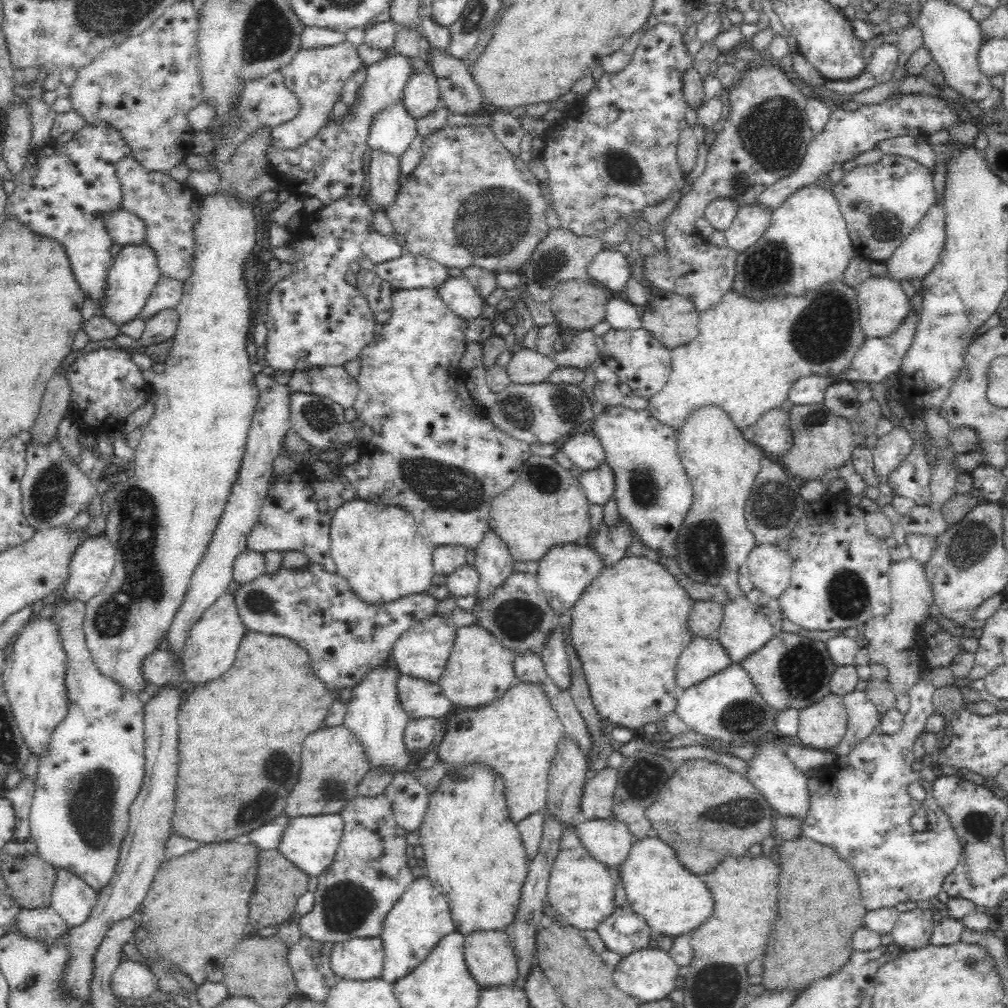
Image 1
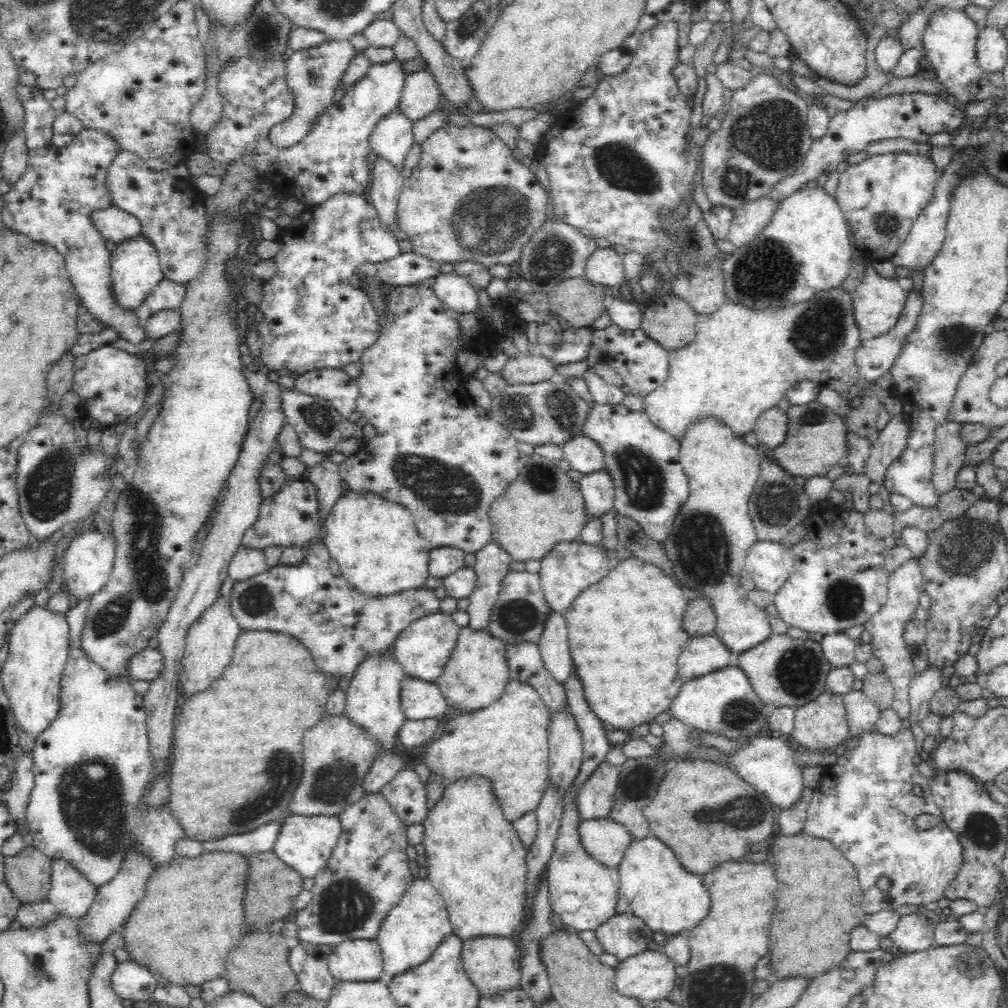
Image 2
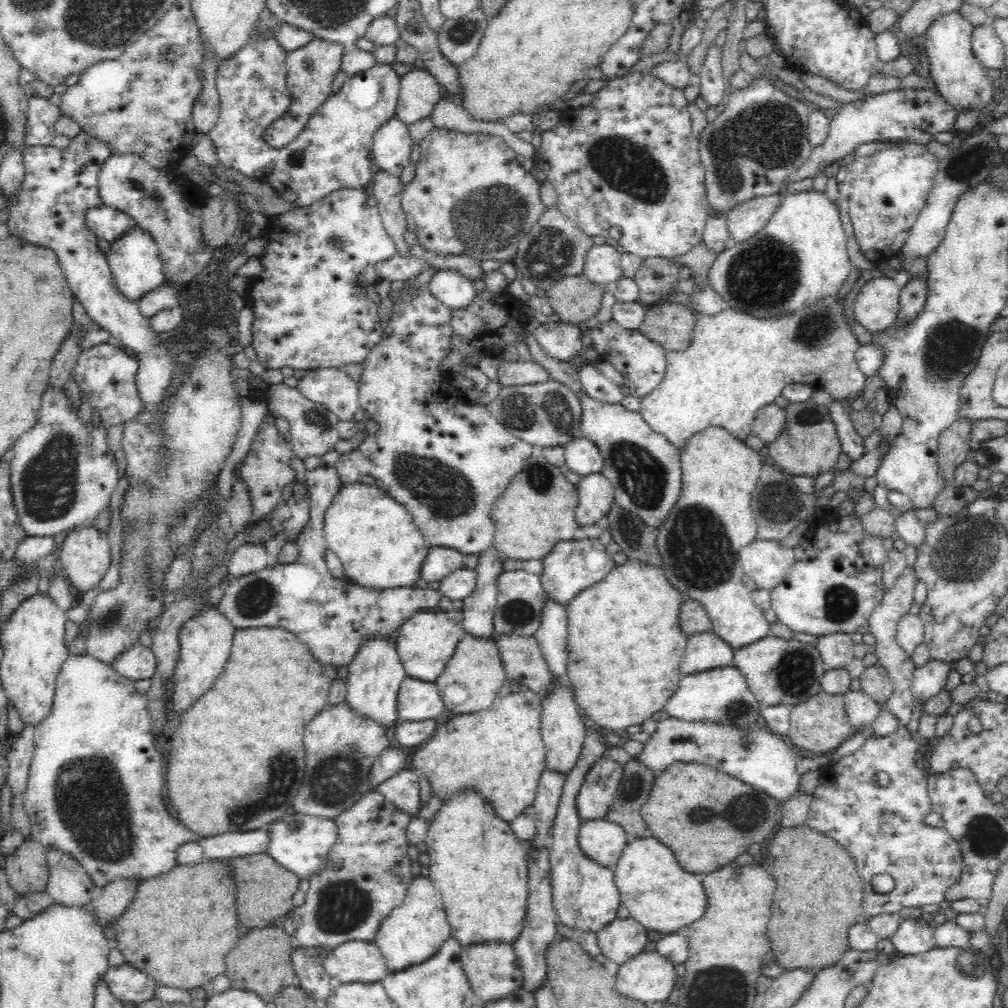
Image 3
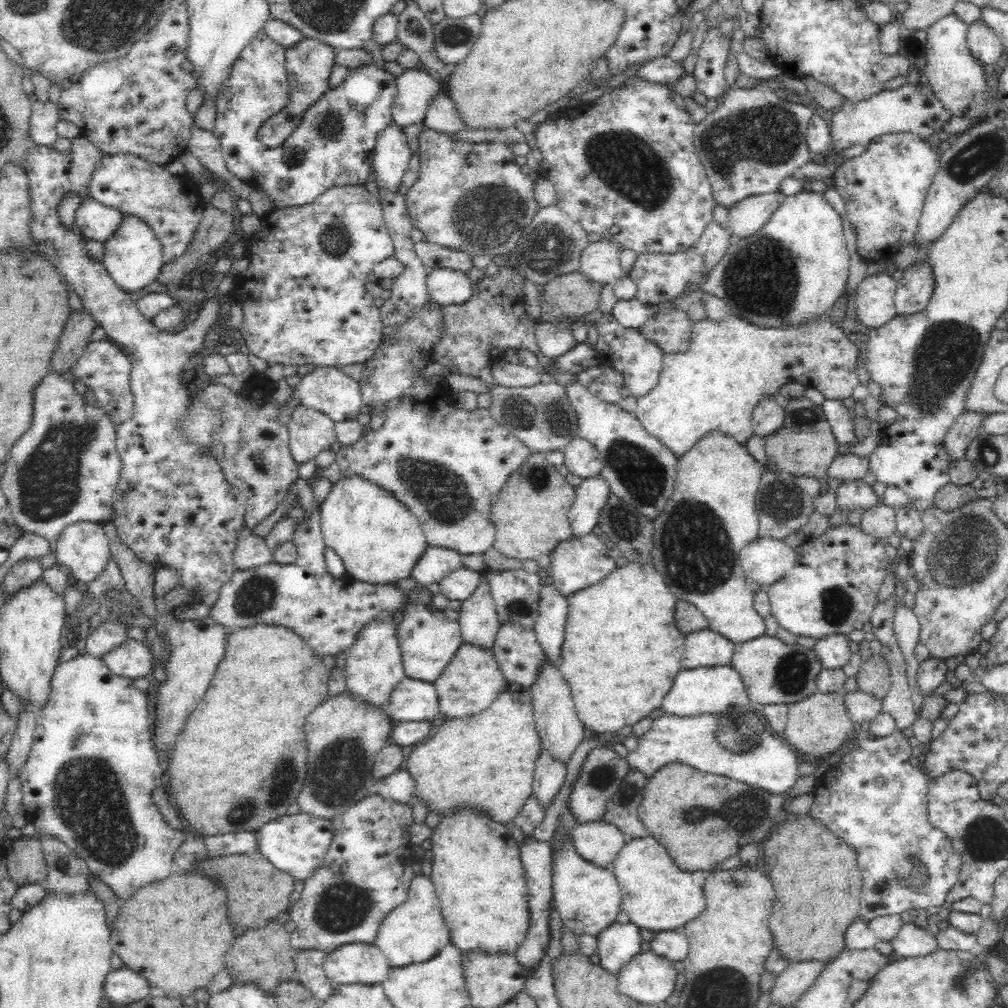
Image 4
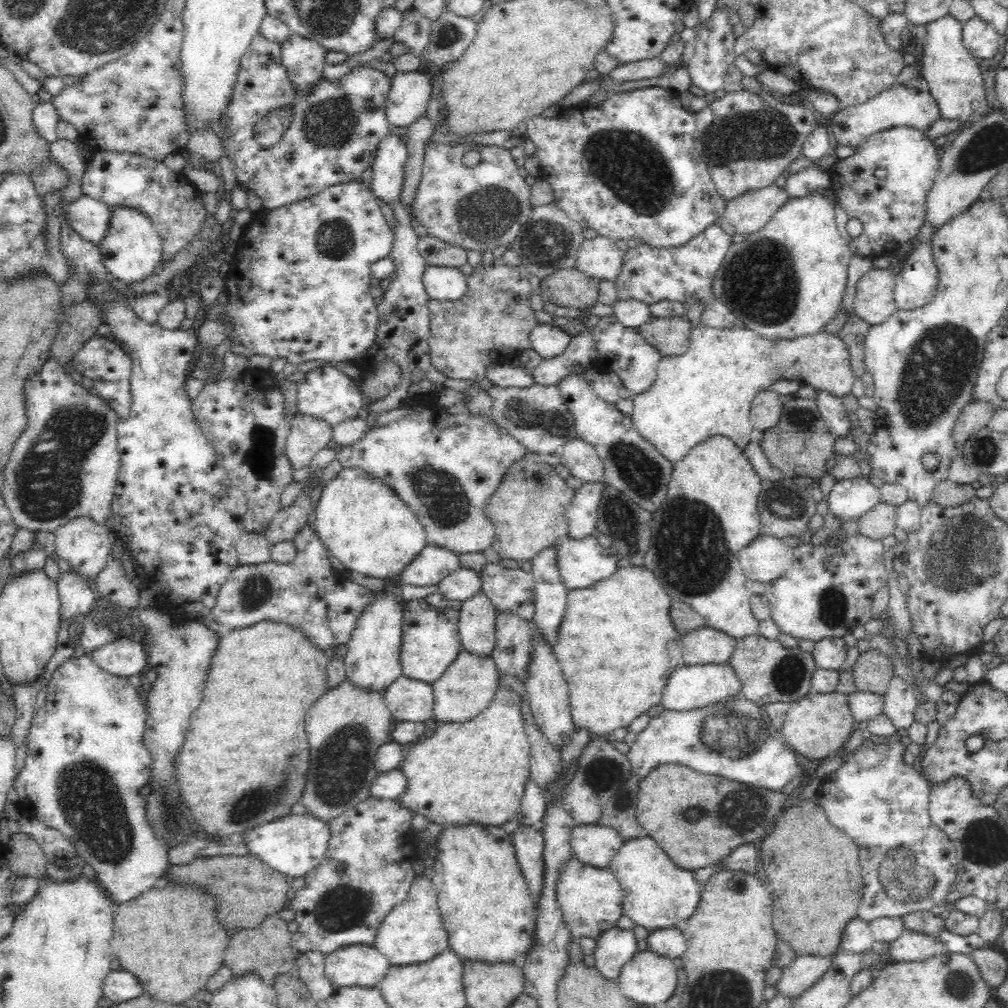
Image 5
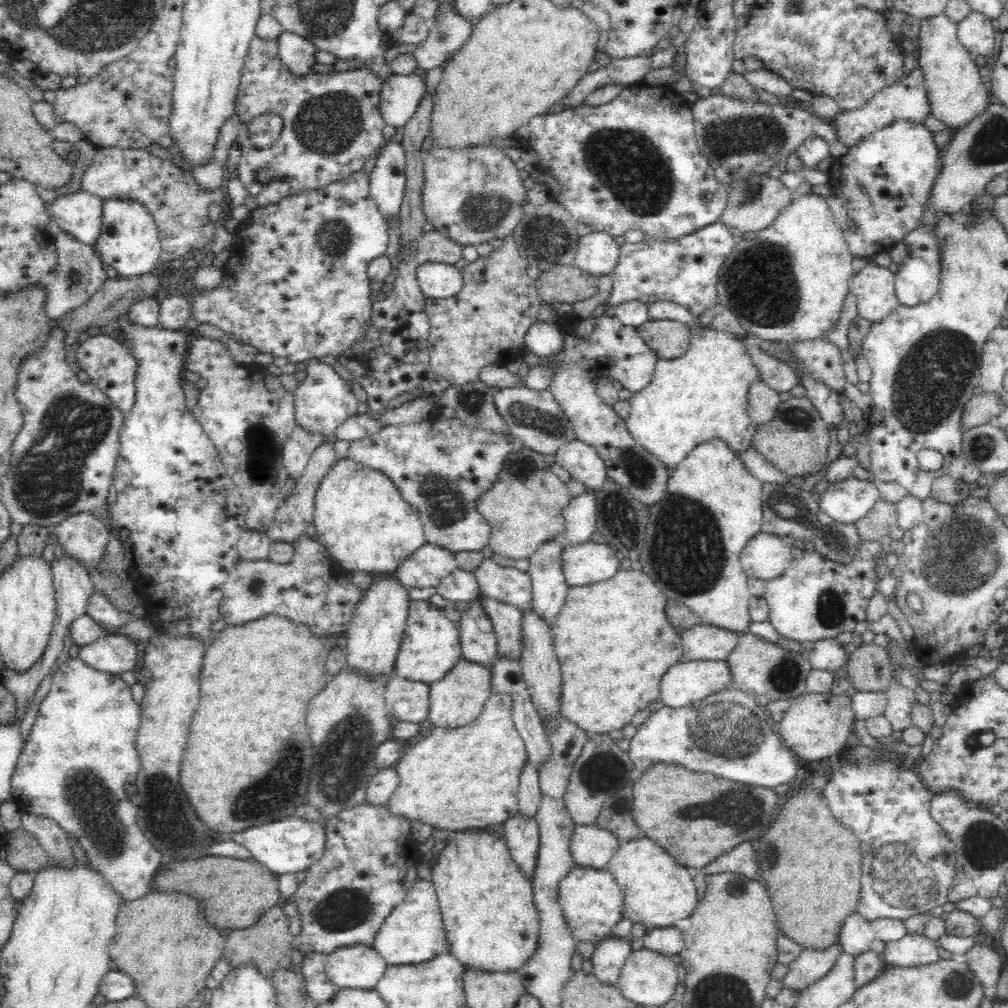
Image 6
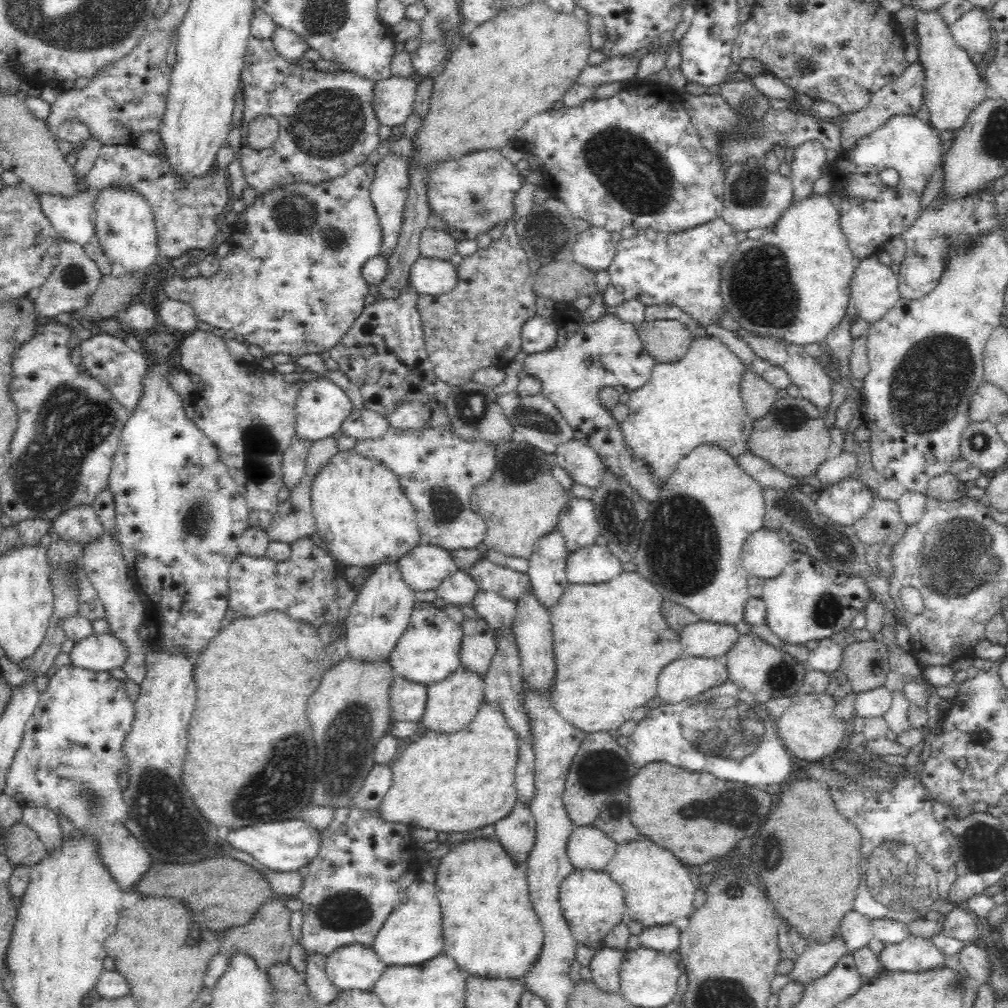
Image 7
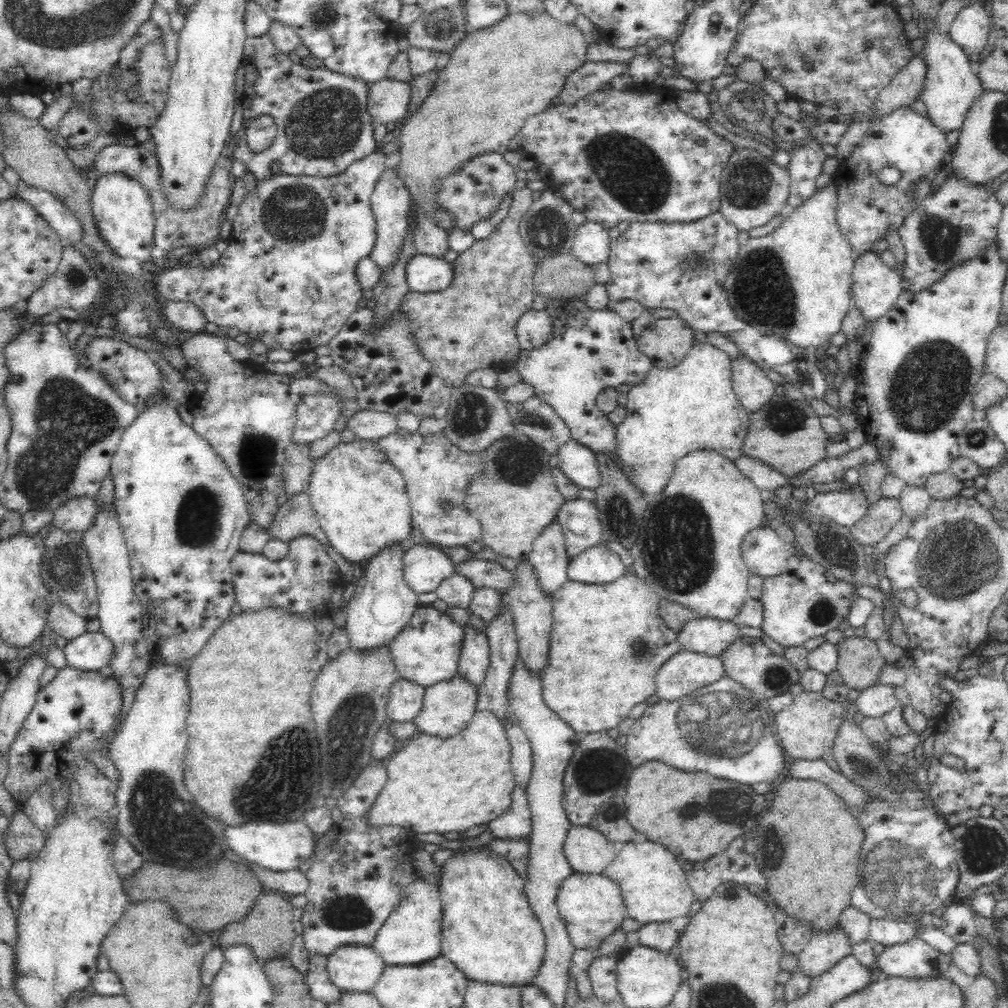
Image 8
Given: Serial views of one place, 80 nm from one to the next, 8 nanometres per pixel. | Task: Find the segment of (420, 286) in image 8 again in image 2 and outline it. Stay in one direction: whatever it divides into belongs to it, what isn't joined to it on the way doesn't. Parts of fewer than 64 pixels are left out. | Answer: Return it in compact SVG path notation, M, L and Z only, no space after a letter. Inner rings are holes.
M454 272L440 273L431 286L434 294L457 313L474 312L478 308L478 294L470 281Z

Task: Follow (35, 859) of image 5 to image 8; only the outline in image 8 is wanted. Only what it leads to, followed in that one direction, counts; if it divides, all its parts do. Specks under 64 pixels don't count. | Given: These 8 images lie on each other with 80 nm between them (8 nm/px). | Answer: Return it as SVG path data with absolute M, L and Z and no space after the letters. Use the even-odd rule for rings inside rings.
M18 808L9 818L4 840L13 859L27 858L32 861L42 850L45 833L32 822L22 808Z

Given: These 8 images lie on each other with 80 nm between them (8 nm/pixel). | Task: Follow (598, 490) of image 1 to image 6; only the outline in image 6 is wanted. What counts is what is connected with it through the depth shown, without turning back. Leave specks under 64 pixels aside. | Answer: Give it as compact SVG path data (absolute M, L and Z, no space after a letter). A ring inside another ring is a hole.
M593 489L572 497L566 508L562 510L563 534L569 545L580 545L590 542L597 531L597 502Z

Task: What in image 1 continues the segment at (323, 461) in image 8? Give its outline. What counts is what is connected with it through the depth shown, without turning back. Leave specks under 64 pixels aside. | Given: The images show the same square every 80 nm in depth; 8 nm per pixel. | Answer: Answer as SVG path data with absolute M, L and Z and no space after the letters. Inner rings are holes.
M356 497L336 508L330 520L330 555L337 566L337 573L348 581L353 593L364 602L384 604L408 594L425 592L432 582L432 554L435 546L417 530L415 518L400 506L370 502Z

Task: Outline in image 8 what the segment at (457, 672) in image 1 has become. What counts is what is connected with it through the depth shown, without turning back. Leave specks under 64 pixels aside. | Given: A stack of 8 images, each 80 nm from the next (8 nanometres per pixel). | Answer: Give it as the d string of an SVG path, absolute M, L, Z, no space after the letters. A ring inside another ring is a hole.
M456 675L444 682L425 687L425 694L418 714L413 718L417 734L428 734L431 737L452 738L461 733L473 717L479 691L474 689L464 677Z

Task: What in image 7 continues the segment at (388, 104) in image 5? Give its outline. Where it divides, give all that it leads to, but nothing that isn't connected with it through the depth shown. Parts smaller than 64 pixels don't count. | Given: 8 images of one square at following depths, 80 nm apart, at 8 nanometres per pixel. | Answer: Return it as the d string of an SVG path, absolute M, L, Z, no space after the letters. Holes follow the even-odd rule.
M395 77L385 78L384 80L374 81L374 88L372 88L372 108L374 114L378 119L380 125L396 126L396 124L402 127L404 120L406 120L408 114L412 110L412 104L414 102L414 94L416 94L416 78L413 77Z

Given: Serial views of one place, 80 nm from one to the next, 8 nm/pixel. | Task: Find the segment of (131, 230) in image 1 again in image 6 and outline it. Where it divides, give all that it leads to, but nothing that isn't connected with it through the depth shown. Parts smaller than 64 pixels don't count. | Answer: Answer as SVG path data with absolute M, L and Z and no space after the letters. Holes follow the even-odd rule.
M81 189L54 198L46 207L46 212L57 231L64 231L87 245L95 244L98 240L102 216L100 197Z

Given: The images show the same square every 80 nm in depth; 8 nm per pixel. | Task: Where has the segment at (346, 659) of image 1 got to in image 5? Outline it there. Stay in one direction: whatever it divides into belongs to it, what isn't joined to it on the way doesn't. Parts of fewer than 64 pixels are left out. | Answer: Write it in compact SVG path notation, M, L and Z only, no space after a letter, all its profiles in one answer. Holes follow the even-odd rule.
M310 527L302 528L292 541L296 547L296 556L292 562L278 564L270 560L262 564L236 566L219 590L210 620L231 628L244 628L262 620L285 622L290 626L301 628L309 641L321 651L325 651L330 646L347 643L354 630L356 618L370 604L374 592L349 581L347 573L334 570L328 559L331 556L330 551L322 544L317 532L313 532Z

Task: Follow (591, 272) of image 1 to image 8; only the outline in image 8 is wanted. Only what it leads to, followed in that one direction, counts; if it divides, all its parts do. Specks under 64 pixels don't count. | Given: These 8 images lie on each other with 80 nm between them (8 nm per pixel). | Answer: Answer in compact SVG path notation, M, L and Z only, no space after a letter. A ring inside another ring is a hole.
M586 220L576 226L571 253L586 264L593 266L608 260L610 252L610 237L608 229L599 222Z

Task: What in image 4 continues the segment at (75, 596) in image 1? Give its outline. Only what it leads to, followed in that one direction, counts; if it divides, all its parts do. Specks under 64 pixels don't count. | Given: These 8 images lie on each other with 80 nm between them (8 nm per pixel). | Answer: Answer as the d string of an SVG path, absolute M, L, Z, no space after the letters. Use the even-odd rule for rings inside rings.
M74 522L74 524L66 526L58 536L55 547L57 561L73 580L85 586L100 576L100 573L106 568L108 560L111 559L109 541L102 524Z

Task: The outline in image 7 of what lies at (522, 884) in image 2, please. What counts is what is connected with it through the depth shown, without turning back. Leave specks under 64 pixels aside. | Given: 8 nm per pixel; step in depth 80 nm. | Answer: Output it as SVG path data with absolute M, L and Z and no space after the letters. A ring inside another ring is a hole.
M478 835L473 840L453 845L451 850L440 859L438 875L436 876L435 892L441 905L442 928L444 936L444 954L456 960L458 966L470 975L484 978L502 978L522 980L523 976L534 966L537 956L542 953L544 946L544 932L541 922L538 920L529 896L527 886L527 870L520 867L506 852L502 843L498 840L486 839L484 835Z

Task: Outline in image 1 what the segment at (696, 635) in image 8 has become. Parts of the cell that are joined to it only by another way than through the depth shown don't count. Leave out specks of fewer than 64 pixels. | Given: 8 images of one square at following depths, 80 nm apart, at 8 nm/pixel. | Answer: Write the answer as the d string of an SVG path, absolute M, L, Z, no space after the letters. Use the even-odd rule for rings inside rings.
M716 636L693 637L692 642L686 646L684 652L680 654L680 658L677 660L677 686L680 689L690 688L690 685L706 680L708 676L712 676L730 665L731 658Z

